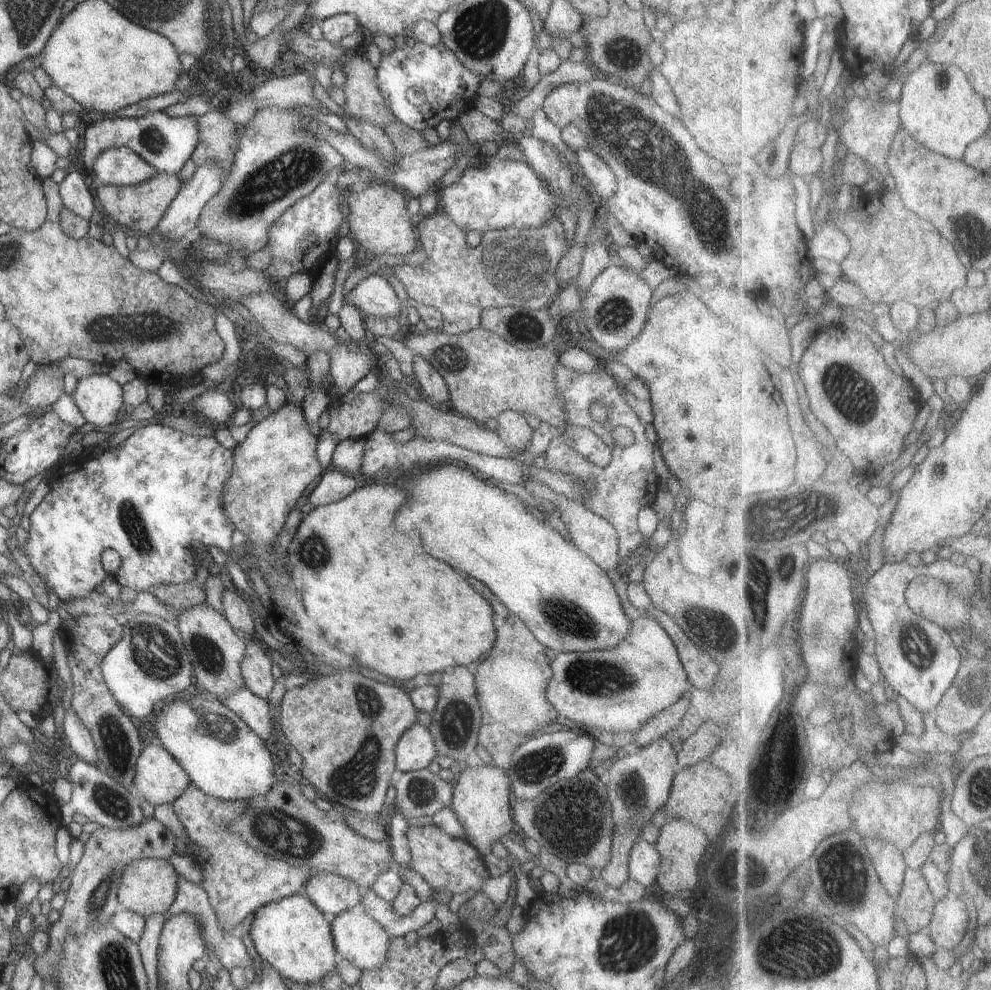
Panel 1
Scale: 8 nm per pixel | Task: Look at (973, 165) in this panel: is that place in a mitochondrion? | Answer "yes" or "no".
no

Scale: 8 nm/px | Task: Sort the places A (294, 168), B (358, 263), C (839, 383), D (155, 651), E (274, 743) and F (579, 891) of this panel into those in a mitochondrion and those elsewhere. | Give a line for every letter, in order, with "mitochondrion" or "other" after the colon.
A: mitochondrion
B: other
C: mitochondrion
D: mitochondrion
E: other
F: other

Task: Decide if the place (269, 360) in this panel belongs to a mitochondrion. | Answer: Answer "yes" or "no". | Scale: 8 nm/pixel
no

